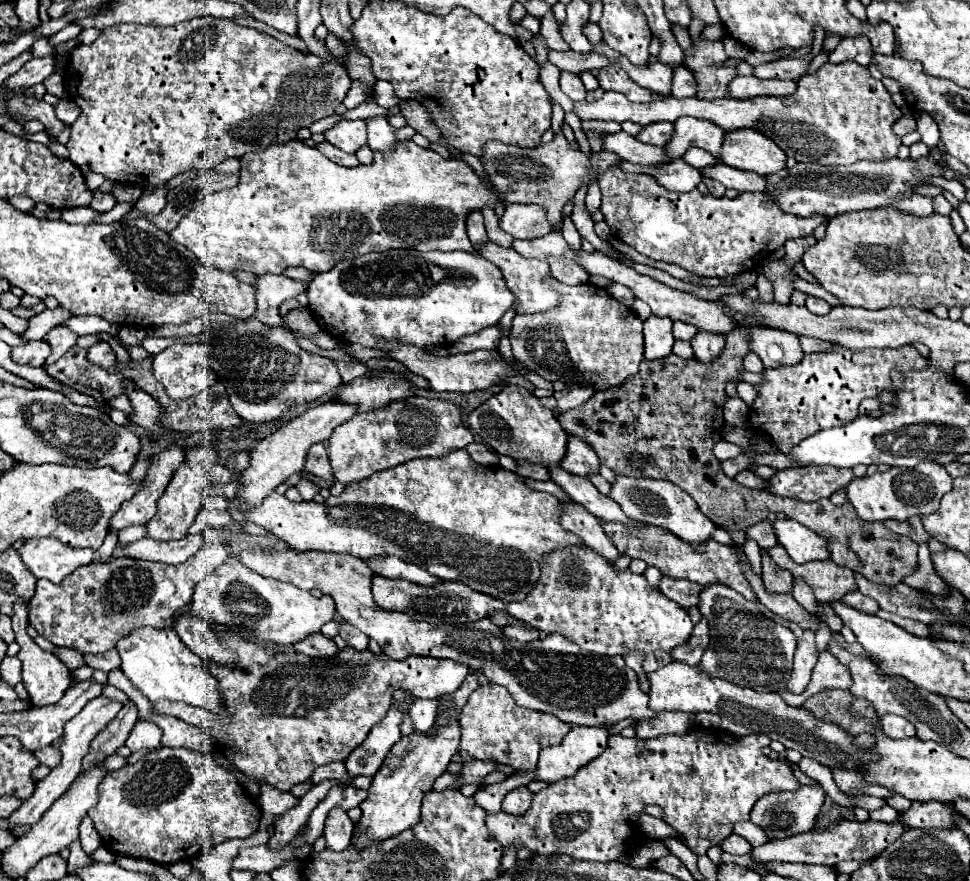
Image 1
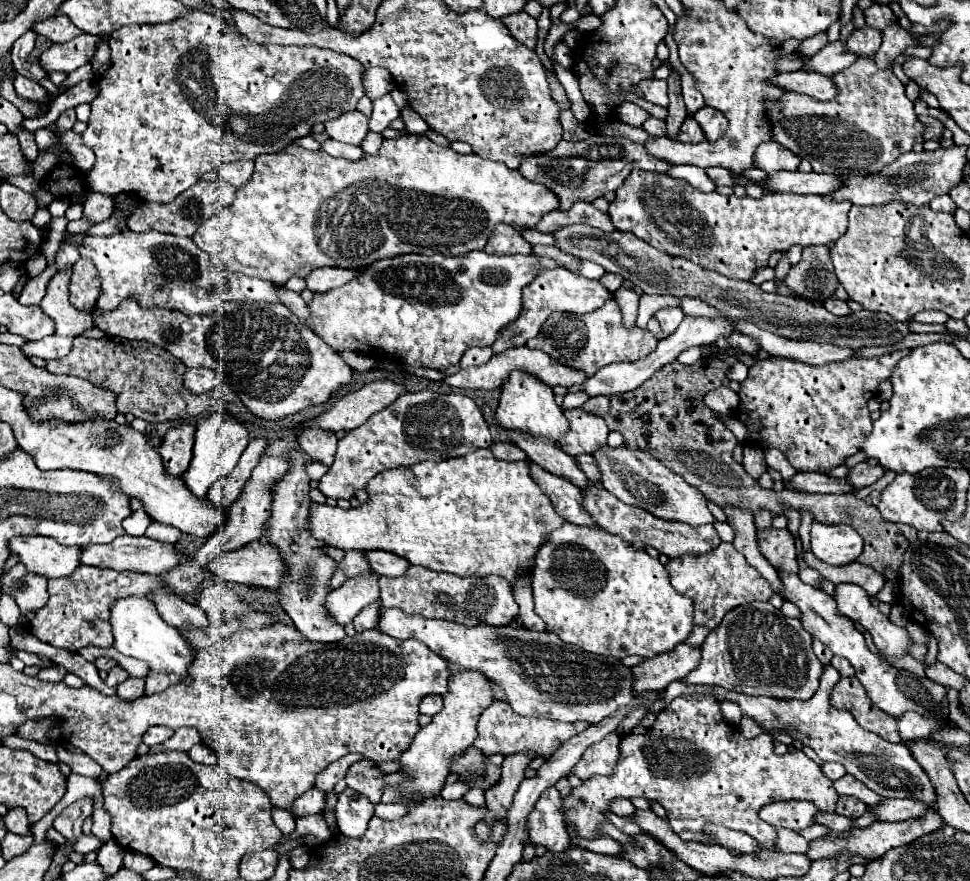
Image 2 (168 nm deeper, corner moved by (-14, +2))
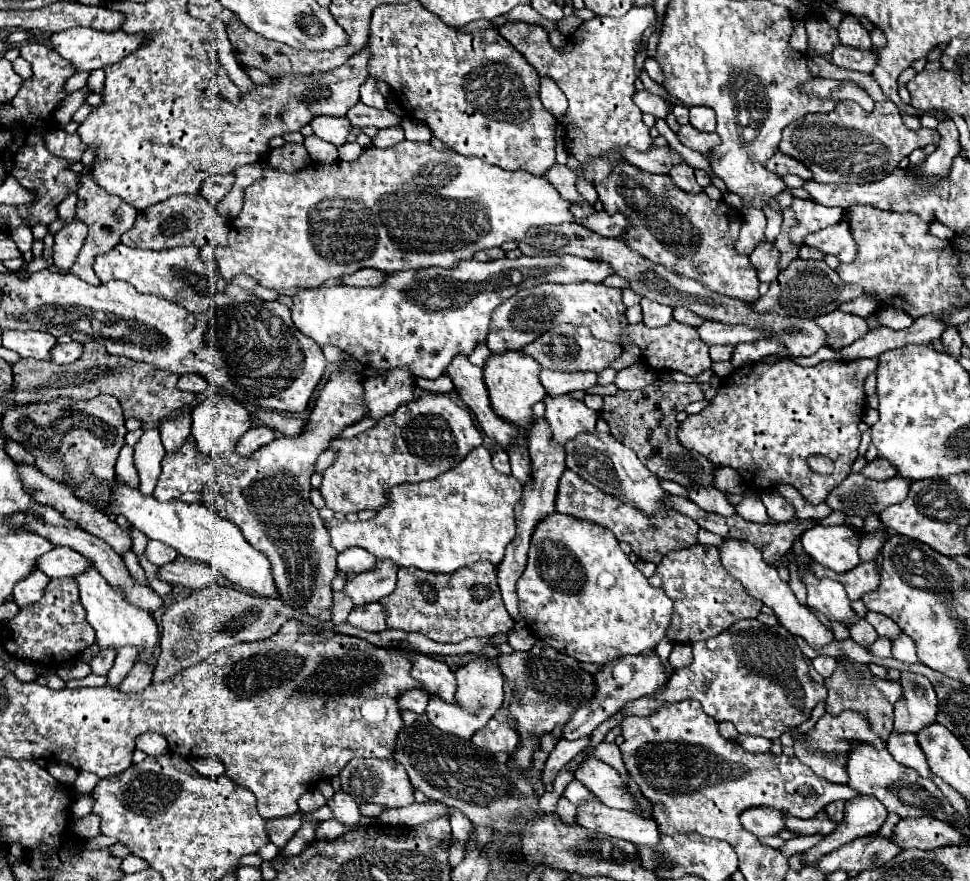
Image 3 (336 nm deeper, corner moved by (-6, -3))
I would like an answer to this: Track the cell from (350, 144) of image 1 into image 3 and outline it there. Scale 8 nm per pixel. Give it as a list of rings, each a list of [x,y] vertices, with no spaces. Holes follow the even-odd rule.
[[[314,117],[310,121],[310,127],[314,135],[318,135],[324,141],[330,141],[332,145],[344,145],[352,129],[346,117]]]

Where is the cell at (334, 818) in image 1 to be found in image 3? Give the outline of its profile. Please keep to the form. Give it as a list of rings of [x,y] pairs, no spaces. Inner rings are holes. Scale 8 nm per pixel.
[[[346,791],[334,793],[334,797],[328,801],[328,807],[334,811],[336,819],[342,821],[344,825],[356,825],[360,821],[358,803],[350,795],[346,795]]]

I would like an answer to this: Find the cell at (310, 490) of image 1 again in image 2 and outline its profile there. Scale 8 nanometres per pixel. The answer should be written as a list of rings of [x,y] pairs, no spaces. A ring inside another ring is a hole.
[[[430,390],[406,392],[406,394],[398,396],[398,400],[394,400],[386,410],[380,410],[378,414],[370,416],[362,426],[346,432],[346,436],[342,440],[338,440],[340,458],[338,456],[334,458],[334,464],[330,466],[326,476],[322,476],[322,480],[318,482],[318,490],[324,496],[336,498],[336,500],[338,498],[350,500],[356,490],[366,488],[366,484],[382,470],[410,466],[410,464],[424,462],[424,460],[440,462],[440,460],[464,456],[476,448],[488,448],[490,444],[492,444],[492,440],[490,440],[488,424],[472,398],[468,398],[464,394],[436,394]]]

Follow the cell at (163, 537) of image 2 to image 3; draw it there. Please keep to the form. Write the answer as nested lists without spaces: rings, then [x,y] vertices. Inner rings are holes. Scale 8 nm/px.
[[[148,541],[148,547],[146,547],[144,555],[146,555],[146,559],[150,559],[156,565],[174,561],[178,557],[178,553],[172,547],[168,547],[164,543],[158,543],[158,541]]]

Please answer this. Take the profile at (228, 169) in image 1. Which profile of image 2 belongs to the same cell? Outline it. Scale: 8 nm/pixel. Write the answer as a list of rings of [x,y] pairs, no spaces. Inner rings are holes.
[[[236,160],[236,162],[228,162],[226,166],[220,168],[220,176],[224,180],[228,180],[230,184],[234,184],[236,188],[244,186],[250,176],[254,172],[254,160]]]

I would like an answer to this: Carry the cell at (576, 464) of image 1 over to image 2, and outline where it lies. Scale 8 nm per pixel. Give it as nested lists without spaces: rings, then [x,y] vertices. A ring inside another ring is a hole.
[[[582,408],[564,410],[566,418],[570,420],[568,434],[560,440],[560,448],[570,454],[572,458],[580,454],[594,454],[602,446],[606,446],[608,428],[606,422],[594,414],[584,412]]]

